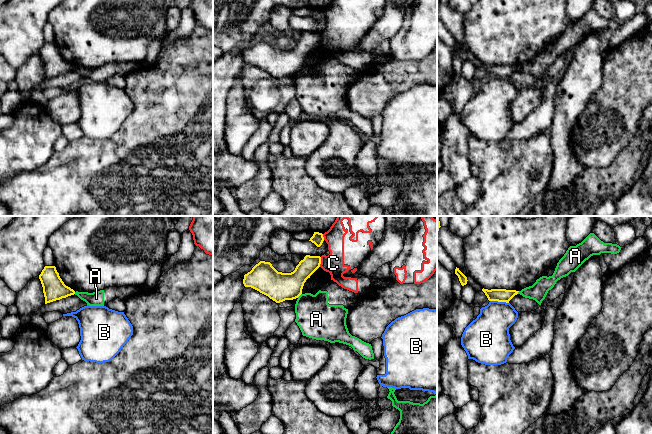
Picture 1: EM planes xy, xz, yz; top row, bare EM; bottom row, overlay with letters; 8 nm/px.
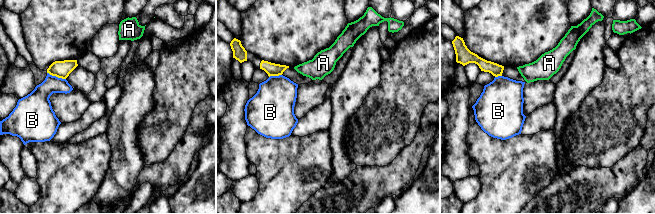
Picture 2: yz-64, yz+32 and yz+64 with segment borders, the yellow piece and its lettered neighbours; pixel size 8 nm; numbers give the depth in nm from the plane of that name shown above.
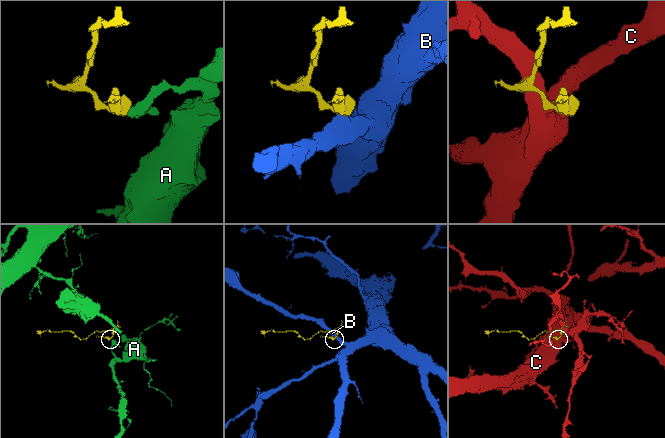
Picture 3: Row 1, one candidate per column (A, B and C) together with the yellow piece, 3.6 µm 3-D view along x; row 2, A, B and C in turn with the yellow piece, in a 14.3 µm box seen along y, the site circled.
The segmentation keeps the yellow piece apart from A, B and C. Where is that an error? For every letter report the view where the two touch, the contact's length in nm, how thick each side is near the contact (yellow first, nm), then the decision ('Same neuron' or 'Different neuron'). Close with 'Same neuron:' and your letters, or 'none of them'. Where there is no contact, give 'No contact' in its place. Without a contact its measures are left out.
A: Touches yellow in xz. Shared border 50 nm. Thickness 240 nm (yellow) against 300 nm. Different neuron
B: Touches yellow in yz. Shared border 150 nm. Thickness 110 nm (yellow) against 300 nm. Different neuron
C: Touches yellow in xz. Shared border 80 nm. Thickness 150 nm (yellow) against 160 nm. Different neuron
Same neuron: none of them

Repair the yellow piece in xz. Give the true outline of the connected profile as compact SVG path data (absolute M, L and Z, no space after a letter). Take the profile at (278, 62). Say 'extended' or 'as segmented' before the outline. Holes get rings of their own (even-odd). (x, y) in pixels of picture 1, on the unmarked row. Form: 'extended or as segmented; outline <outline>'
as segmented; outline M306 31L291 49L278 48L270 38L260 37L244 51L243 60L268 72L276 79L302 70L304 59L320 43L321 33Z

